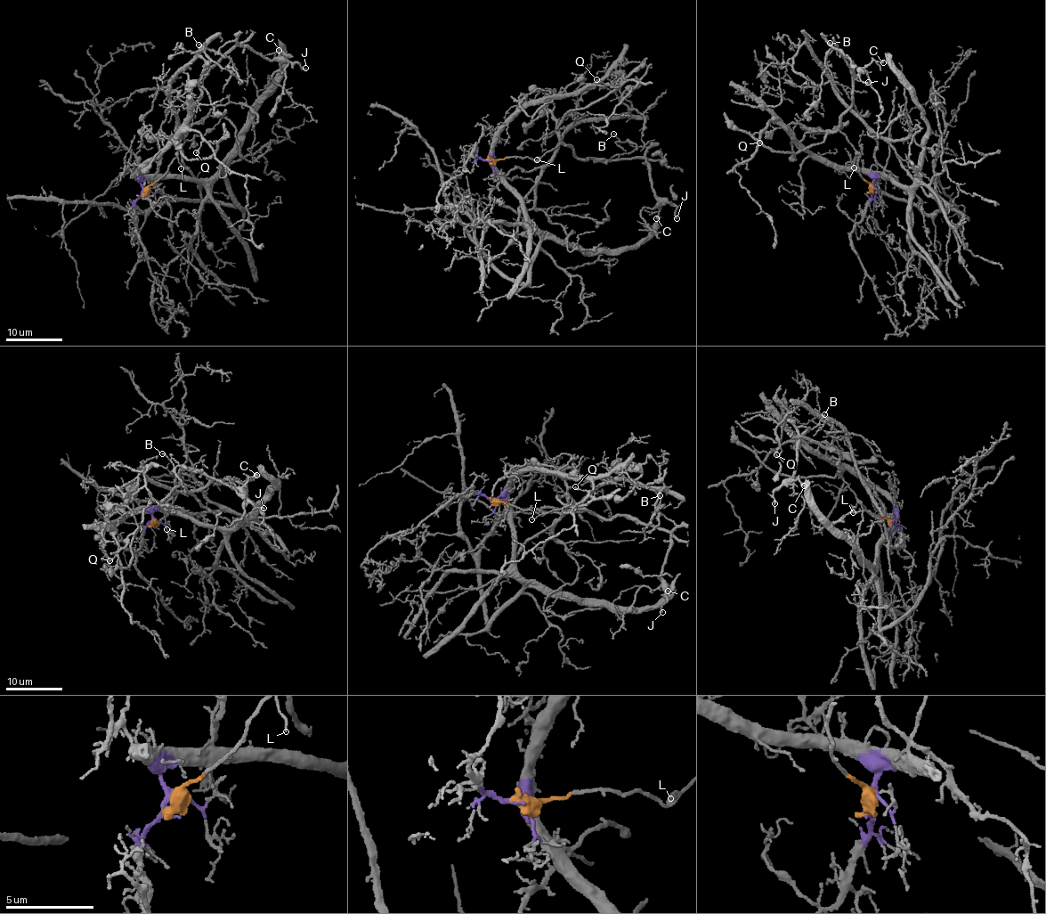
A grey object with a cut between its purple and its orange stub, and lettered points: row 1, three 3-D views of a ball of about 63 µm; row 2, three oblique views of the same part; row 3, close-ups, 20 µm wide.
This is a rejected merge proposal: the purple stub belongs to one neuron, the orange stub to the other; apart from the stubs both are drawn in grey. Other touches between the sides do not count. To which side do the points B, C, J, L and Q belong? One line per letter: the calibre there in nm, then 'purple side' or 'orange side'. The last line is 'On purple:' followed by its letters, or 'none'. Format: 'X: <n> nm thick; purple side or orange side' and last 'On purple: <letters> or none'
B: 130 nm thick; orange side
C: 400 nm thick; orange side
J: 190 nm thick; orange side
L: 110 nm thick; orange side
Q: 150 nm thick; purple side
On purple: Q

